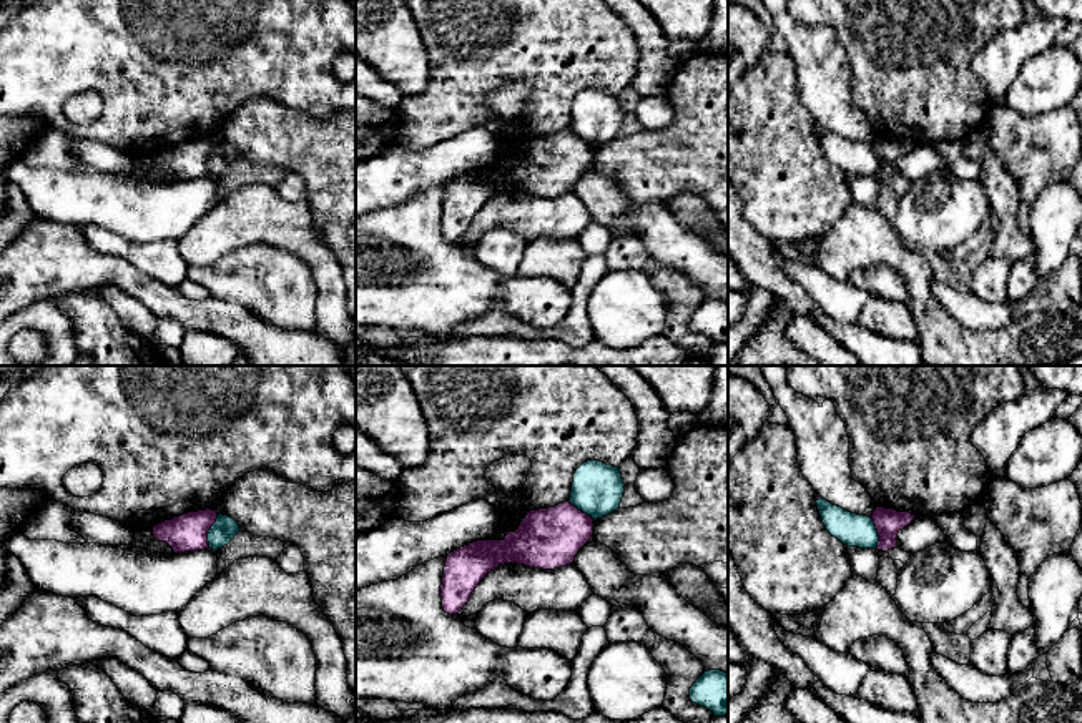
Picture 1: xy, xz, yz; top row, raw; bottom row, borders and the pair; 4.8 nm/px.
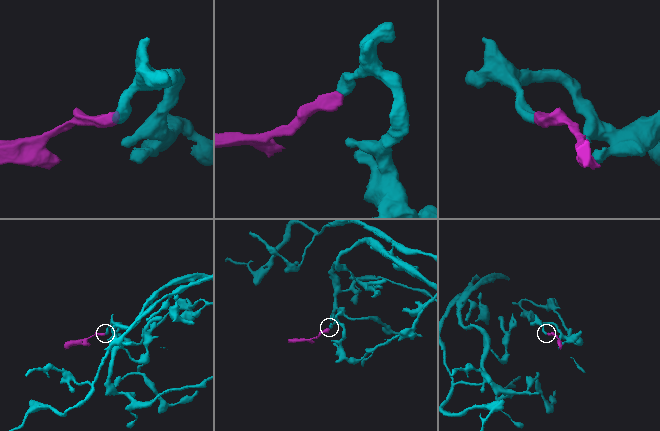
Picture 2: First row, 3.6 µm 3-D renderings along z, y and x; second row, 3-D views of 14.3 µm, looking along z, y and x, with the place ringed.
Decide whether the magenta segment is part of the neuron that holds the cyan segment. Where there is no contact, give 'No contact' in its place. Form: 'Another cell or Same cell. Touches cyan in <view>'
Another cell. Touches cyan in xy

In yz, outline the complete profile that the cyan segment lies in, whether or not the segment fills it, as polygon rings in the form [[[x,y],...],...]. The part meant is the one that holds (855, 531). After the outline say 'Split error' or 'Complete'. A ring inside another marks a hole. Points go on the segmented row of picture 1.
[[[819,497],[816,500],[826,530],[848,547],[876,548],[879,535],[871,517],[851,514]]]. Complete

